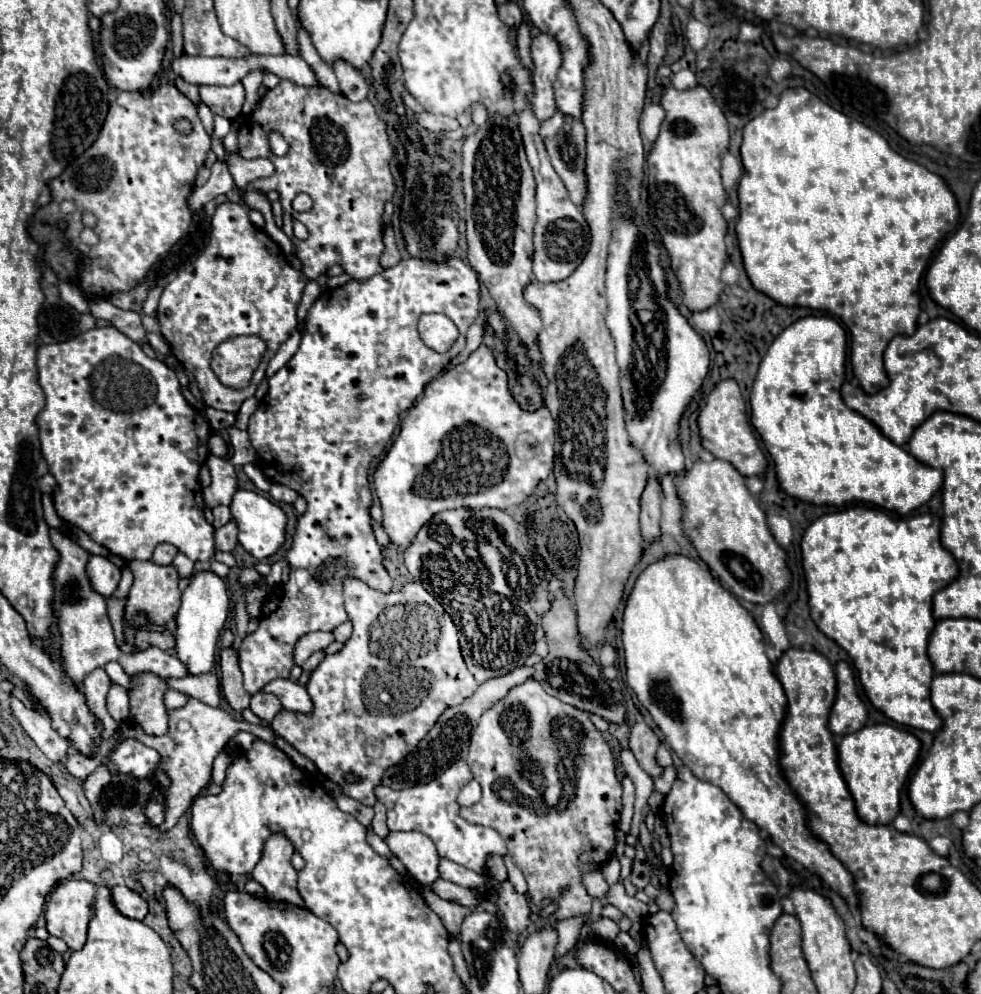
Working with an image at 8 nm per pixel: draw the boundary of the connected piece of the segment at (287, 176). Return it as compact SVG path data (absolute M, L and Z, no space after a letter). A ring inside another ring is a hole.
M281 80L277 88L269 90L265 98L261 98L259 108L239 128L239 152L237 154L245 160L267 156L275 164L277 172L271 178L255 180L253 188L259 192L271 192L271 190L279 192L281 206L283 206L283 232L295 244L295 254L301 260L301 272L309 280L319 278L335 264L341 264L343 270L353 280L359 280L359 282L365 282L371 276L383 272L379 264L379 258L385 250L383 208L385 208L385 202L395 192L395 178L389 166L391 158L395 156L395 148L389 142L389 134L387 134L383 120L377 116L377 110L369 100L351 102L351 100L345 100L345 96L341 94L329 92L327 88L303 88L289 80ZM271 130L277 130L287 140L289 152L285 156L277 156L271 152L271 144L269 144ZM301 192L309 194L313 200L313 208L309 212L295 212L291 208L291 202ZM295 220L305 224L309 232L305 240L295 238L293 234Z

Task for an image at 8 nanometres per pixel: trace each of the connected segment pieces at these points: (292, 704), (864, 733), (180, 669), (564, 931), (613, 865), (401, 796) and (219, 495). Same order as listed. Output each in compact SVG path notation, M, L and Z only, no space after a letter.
M273 680L263 690L277 694L285 710L301 712L301 714L311 714L313 712L313 702L309 698L309 692L301 684L295 684L291 680Z
M891 724L865 726L839 742L839 766L841 774L855 798L857 814L867 824L891 824L899 814L901 790L909 778L909 772L919 756L921 742L905 728Z
M149 646L145 652L139 652L135 656L139 656L139 660L125 666L127 674L155 672L161 678L185 678L189 674L187 666L179 658L159 650L155 646Z
M589 914L585 916L573 916L573 918L567 918L567 920L561 920L557 924L557 932L559 932L559 944L557 944L557 952L555 956L565 956L573 944L577 942L579 934L581 934L581 928L587 924L589 920Z
M611 858L611 860L609 860L609 864L605 866L605 872L603 872L603 876L605 876L605 882L607 882L607 884L615 884L615 882L619 880L619 870L621 870L619 862Z
M459 760L455 762L443 776L435 778L429 784L417 784L405 790L391 790L385 786L375 788L377 800L381 800L387 806L387 824L389 830L417 830L429 836L439 850L441 858L453 860L469 870L475 872L485 872L483 864L489 854L507 854L505 842L493 828L485 826L475 826L459 816L459 804L457 804L457 794L459 790L471 780L469 766Z
M211 456L207 460L207 466L209 466L213 482L208 487L203 488L205 506L208 508L219 506L219 504L229 506L233 500L233 494L237 492L237 474L233 470L231 460Z

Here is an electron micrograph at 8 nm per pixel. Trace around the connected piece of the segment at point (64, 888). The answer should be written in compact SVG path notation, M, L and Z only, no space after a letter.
M63 880L55 886L47 900L47 930L67 942L71 950L83 948L87 926L91 920L95 884L87 880Z

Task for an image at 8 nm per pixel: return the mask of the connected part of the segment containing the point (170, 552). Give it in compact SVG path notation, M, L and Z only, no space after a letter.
M159 544L157 548L155 548L155 552L153 552L153 562L155 564L171 564L173 562L173 558L177 556L177 548L173 546L173 544Z

